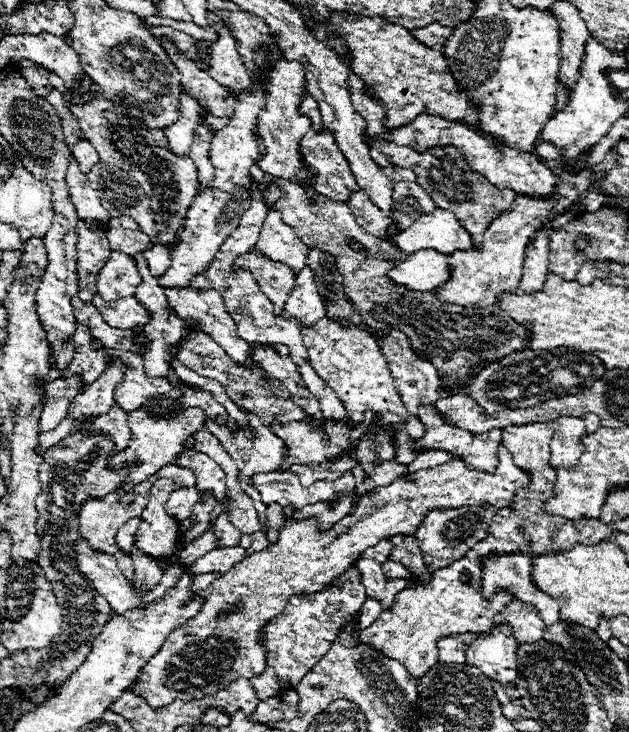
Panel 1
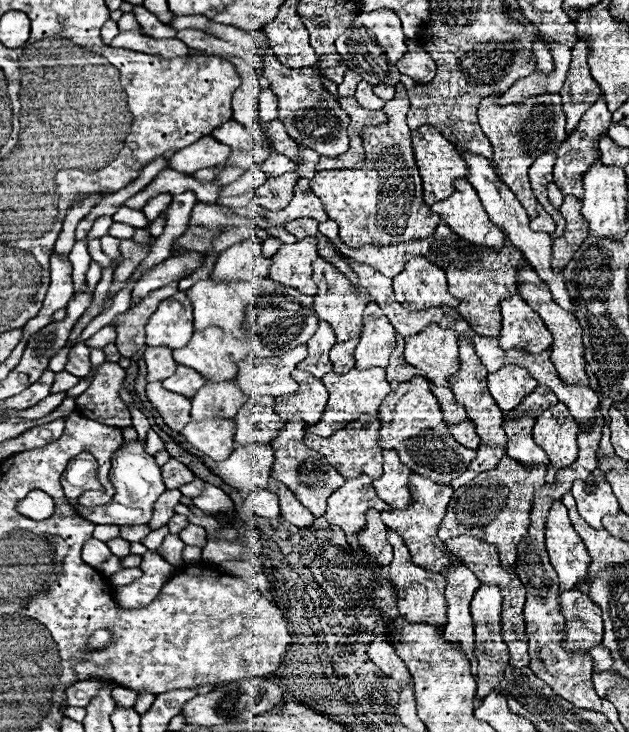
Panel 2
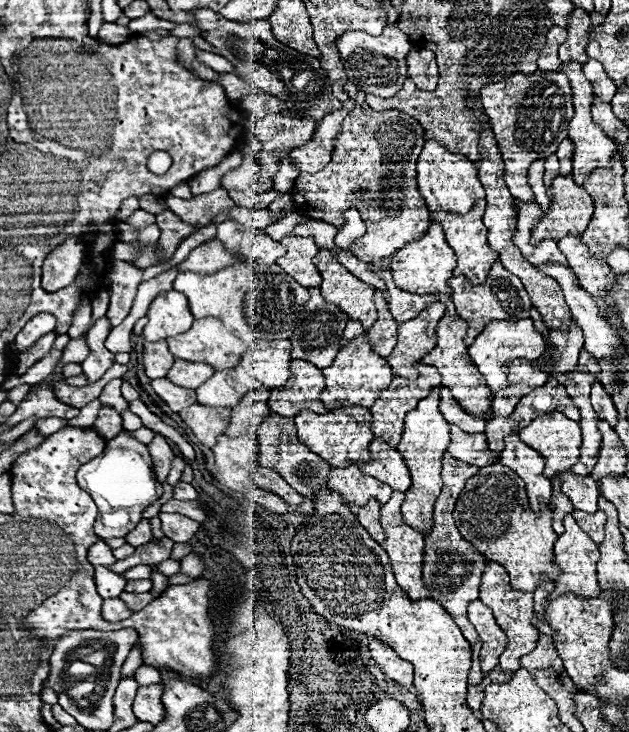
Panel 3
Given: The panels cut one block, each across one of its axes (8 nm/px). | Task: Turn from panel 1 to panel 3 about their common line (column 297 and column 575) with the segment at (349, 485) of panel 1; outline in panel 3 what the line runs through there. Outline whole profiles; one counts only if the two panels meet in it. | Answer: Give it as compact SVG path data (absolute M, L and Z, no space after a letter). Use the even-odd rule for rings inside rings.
M564 470L560 474L560 490L572 500L576 510L594 514L598 510L598 486L592 480L592 476L578 478L576 474L570 474L570 470Z

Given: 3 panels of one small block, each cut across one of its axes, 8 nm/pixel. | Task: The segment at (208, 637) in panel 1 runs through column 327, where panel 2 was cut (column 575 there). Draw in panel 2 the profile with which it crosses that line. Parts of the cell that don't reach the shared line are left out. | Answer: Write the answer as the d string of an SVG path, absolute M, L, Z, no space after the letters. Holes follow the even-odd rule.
M554 502L546 522L546 548L550 564L556 570L560 584L558 590L576 590L578 584L588 578L590 556L584 542L572 528L568 510L562 502Z

